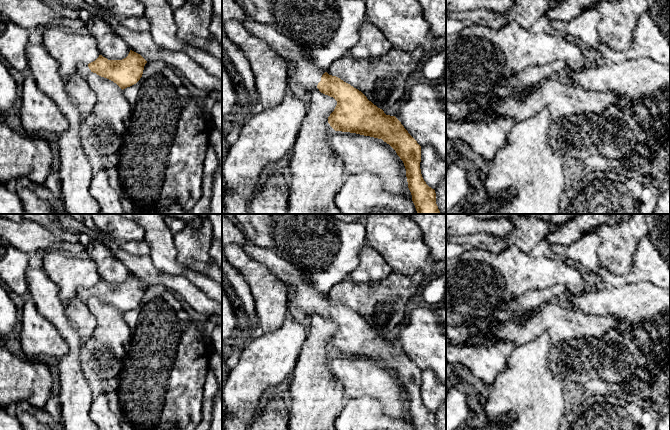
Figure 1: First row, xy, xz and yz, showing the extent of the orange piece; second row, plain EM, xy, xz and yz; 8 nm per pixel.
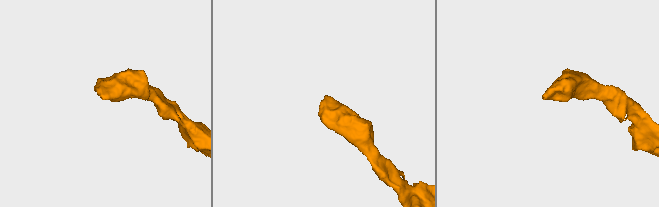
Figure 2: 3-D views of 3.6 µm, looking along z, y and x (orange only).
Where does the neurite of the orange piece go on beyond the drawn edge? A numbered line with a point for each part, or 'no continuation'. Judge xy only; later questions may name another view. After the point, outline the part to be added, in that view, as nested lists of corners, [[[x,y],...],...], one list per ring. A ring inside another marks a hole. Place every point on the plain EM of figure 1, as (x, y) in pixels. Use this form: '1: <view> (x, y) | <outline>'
1: xy (82, 294) | [[[79,287],[77,289],[76,297],[82,300],[83,302],[86,302],[91,297],[91,294],[89,293],[89,291],[85,290],[84,288]]]

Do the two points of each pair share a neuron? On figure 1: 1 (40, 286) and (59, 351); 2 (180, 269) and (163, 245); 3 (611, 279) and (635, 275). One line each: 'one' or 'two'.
1: two
2: one
3: one

